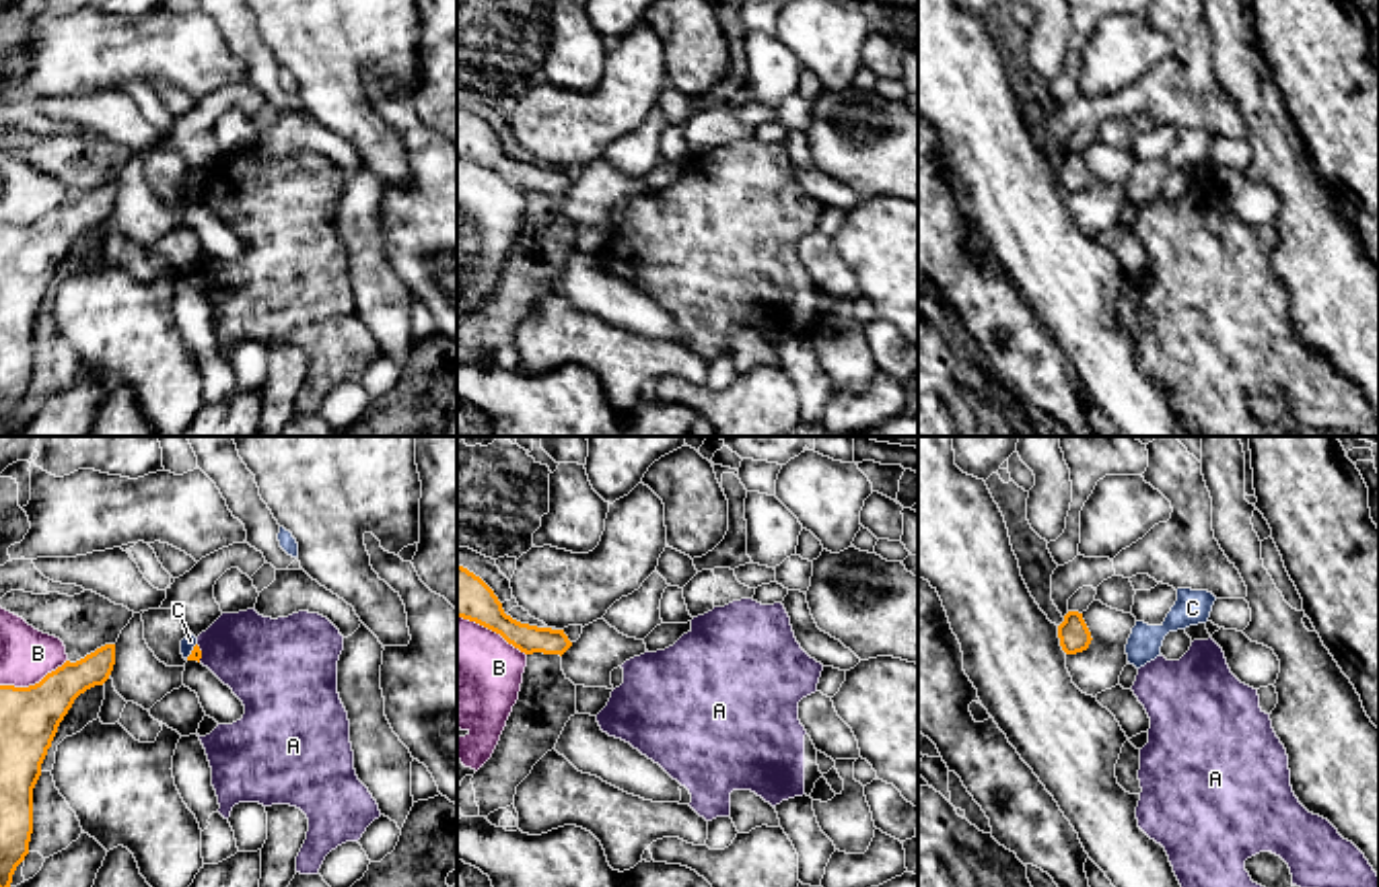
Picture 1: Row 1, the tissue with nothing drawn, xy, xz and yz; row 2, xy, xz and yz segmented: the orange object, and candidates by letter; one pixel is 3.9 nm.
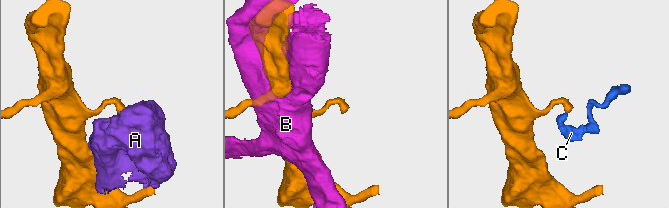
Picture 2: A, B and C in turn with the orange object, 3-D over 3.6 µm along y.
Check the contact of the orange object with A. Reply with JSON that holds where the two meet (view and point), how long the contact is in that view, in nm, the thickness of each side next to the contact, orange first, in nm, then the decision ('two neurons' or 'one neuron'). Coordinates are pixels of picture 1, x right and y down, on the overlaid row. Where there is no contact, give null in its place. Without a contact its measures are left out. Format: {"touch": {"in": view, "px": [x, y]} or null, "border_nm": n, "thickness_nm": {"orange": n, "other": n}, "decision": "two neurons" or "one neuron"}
{"touch": {"in": "xy", "px": [200, 653]}, "border_nm": 70, "thickness_nm": {"orange": 50, "other": 320}, "decision": "two neurons"}

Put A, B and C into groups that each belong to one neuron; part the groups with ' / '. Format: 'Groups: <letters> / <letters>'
Groups: A / B / C

